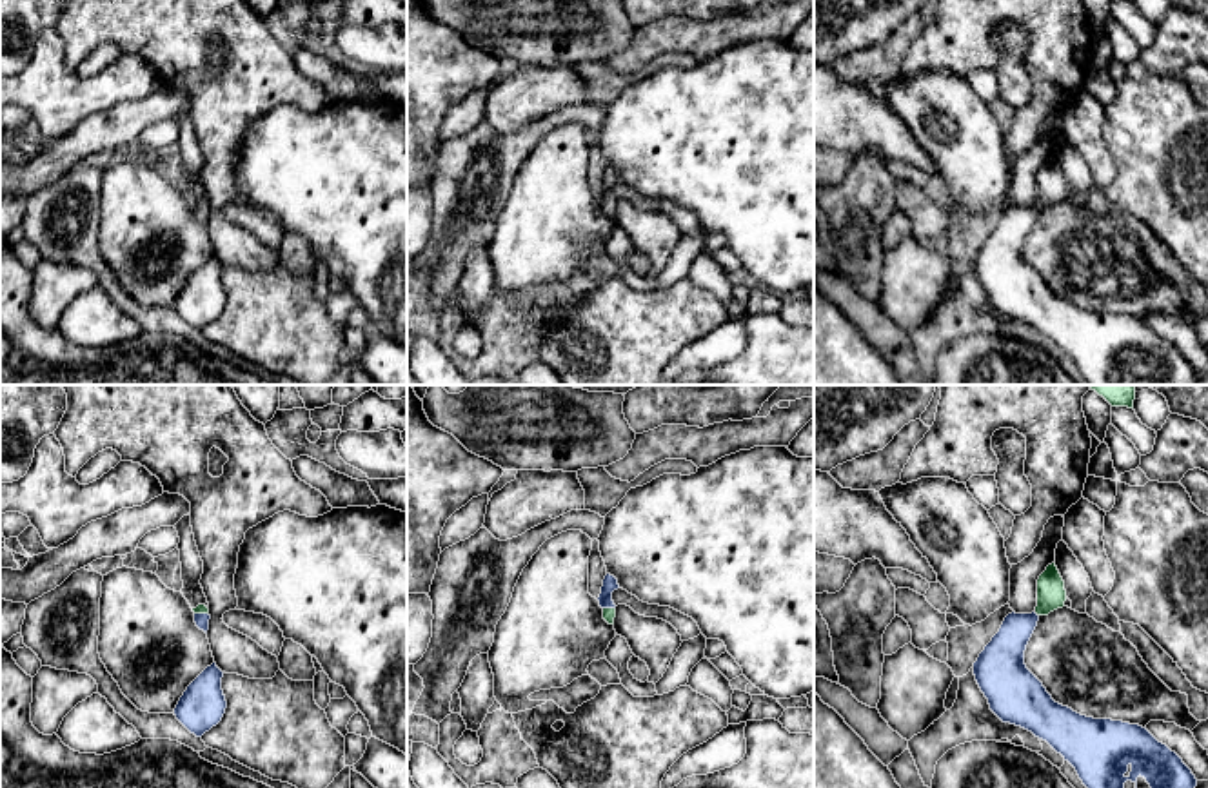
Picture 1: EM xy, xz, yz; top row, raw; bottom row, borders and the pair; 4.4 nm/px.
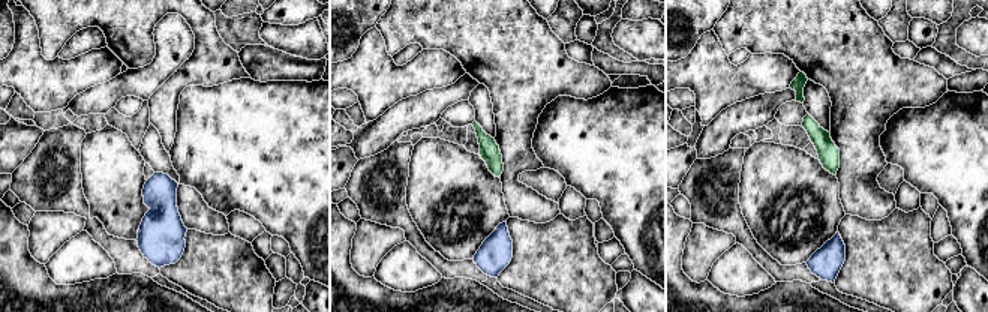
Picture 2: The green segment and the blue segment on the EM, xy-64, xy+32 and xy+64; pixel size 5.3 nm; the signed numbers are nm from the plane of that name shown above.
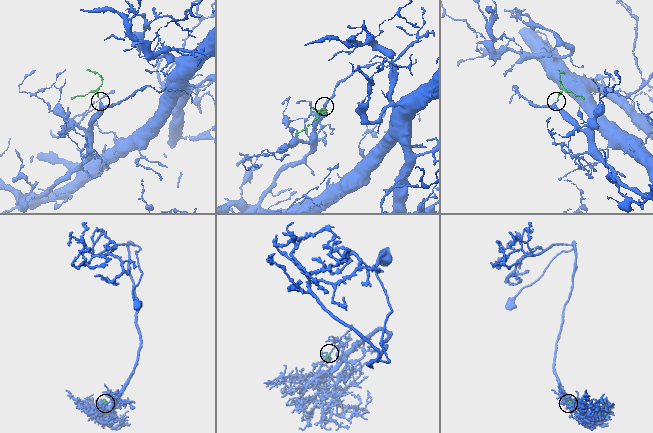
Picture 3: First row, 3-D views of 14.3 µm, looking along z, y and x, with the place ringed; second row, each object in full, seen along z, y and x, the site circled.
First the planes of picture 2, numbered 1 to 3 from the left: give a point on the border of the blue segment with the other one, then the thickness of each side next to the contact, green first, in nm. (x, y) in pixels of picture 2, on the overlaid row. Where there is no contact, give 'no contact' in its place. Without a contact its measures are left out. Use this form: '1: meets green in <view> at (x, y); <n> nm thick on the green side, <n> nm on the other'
1: no contact
2: no contact
3: no contact

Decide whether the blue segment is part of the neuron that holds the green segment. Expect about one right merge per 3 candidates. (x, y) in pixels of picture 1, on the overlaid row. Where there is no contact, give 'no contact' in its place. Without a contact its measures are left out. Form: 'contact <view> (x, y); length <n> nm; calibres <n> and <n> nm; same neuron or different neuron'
contact xy (202, 612); length 60 nm; calibres 50 and 60 nm; same neuron

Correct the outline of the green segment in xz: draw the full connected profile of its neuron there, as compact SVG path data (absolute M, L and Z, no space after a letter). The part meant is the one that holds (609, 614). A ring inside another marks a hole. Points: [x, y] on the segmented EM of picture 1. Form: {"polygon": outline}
{"polygon": "M610 574L605 576L603 579L603 586L601 586L601 594L598 597L599 606L603 608L603 619L609 625L614 625L614 617L616 617L616 605L612 601L612 592L618 590L618 579Z"}

